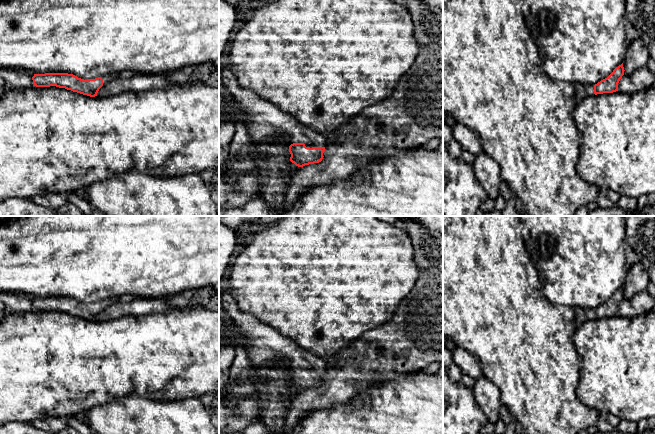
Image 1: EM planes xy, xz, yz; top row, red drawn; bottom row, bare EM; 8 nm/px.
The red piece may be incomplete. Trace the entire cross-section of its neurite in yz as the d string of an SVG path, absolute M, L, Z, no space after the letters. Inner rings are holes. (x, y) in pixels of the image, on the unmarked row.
M623 287L616 291L613 296L597 308L576 308L574 309L574 320L572 327L576 328L589 320L618 315L618 307L624 299Z

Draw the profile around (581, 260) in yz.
M519 216L527 254L539 274L543 296L554 305L597 308L626 281L623 216Z

